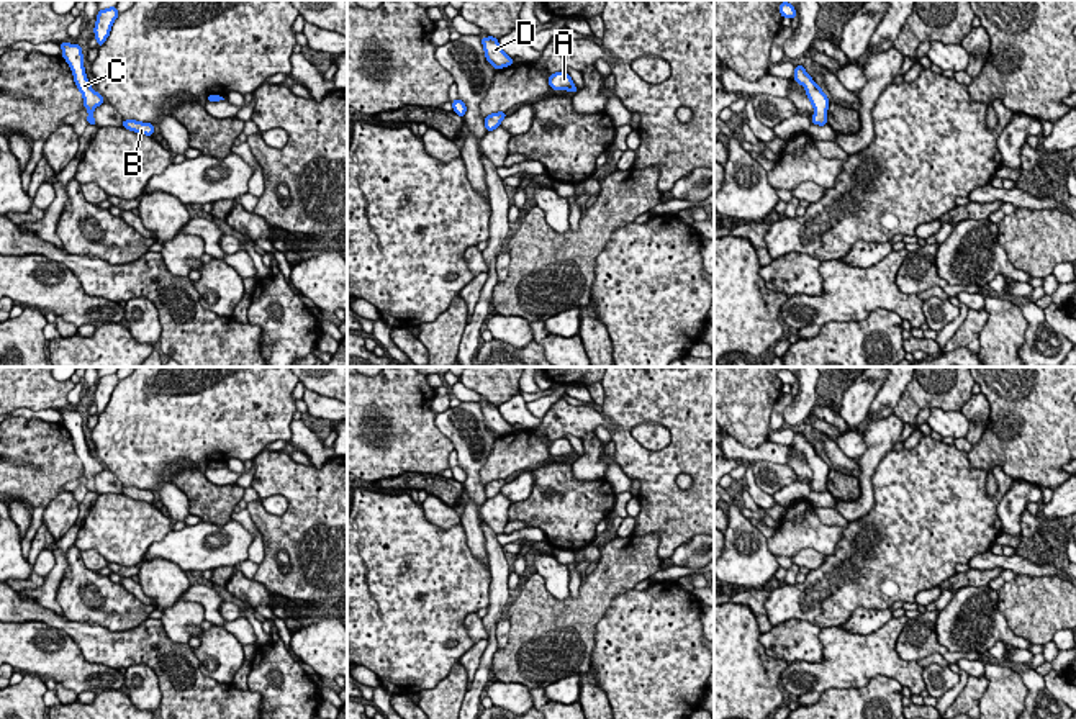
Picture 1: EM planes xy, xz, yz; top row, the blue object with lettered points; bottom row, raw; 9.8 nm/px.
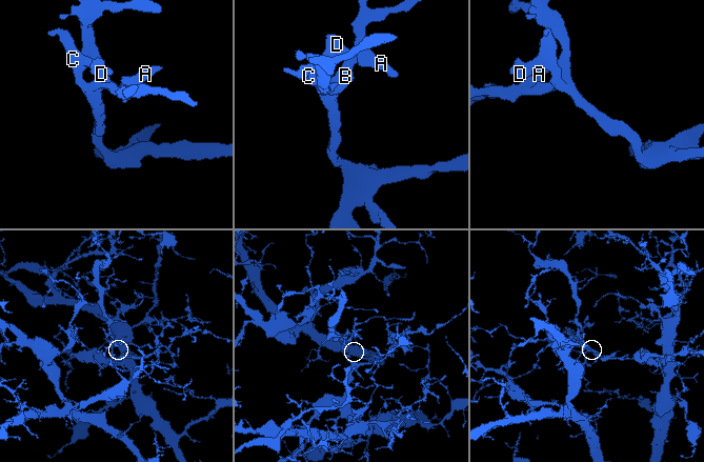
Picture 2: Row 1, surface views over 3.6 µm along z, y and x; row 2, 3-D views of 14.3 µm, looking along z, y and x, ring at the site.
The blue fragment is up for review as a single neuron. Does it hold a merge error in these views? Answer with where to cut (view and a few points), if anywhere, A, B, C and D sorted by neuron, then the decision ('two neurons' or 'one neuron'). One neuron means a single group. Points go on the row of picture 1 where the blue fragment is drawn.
no cut | A B C D | one neuron

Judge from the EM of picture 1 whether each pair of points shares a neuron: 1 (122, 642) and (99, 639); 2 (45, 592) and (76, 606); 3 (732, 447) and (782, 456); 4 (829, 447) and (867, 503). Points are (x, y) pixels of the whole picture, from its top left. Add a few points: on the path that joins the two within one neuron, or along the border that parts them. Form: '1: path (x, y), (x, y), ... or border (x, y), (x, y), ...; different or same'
1: path (117, 642), (103, 642); same
2: border (67, 560), (67, 569), (56, 596), (63, 614); different
3: path (744, 452), (770, 454); same
4: border (855, 461), (858, 469); different

